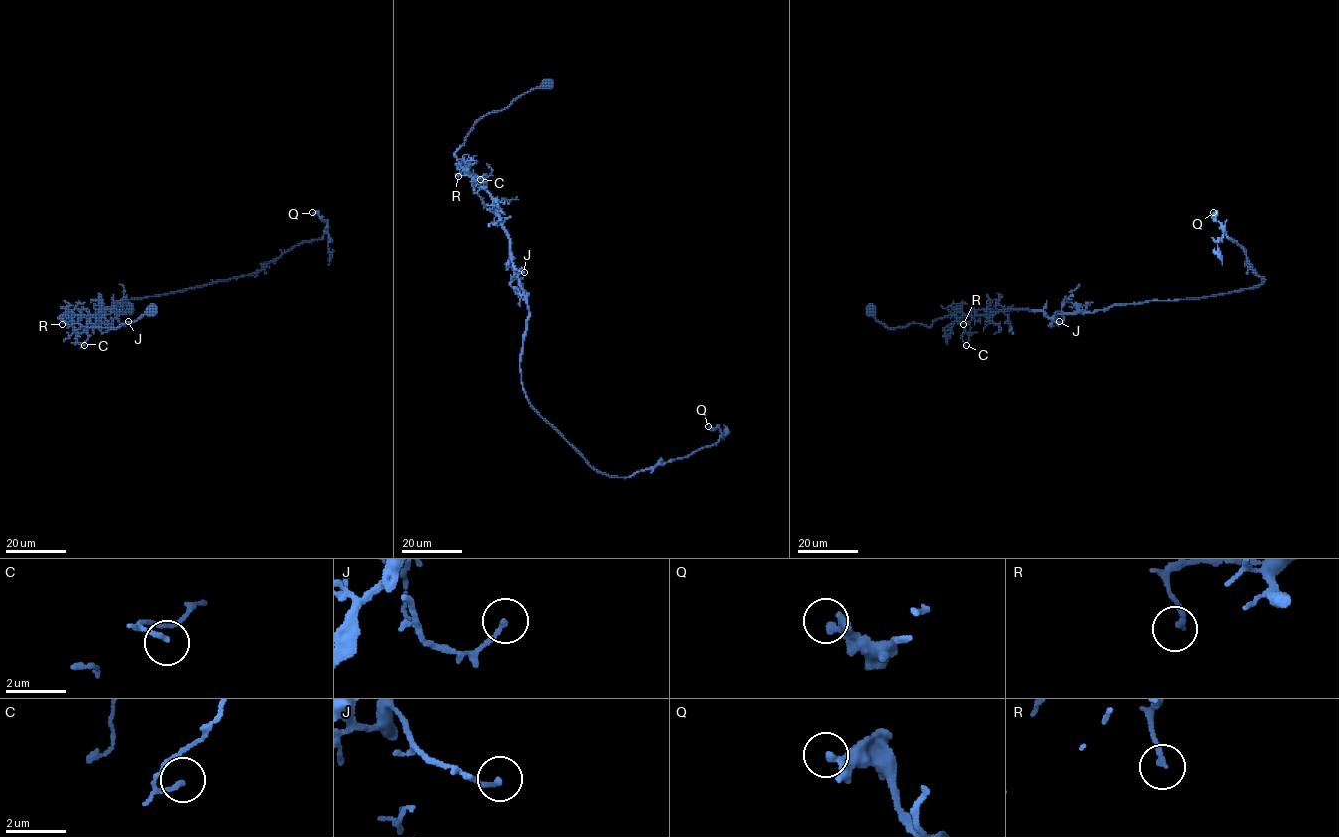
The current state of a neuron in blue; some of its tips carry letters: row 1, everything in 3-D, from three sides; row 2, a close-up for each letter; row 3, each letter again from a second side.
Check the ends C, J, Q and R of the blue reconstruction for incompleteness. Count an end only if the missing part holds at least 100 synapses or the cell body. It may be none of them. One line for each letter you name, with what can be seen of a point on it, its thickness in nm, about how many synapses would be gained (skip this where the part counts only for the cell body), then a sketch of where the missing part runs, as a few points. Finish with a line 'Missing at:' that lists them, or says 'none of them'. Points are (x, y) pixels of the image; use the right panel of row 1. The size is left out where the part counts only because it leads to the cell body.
Missing at: none of them

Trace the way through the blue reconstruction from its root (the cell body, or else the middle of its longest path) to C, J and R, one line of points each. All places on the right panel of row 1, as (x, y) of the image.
C: (872, 311), (890, 328), (912, 323), (930, 327), (957, 312), (974, 316), (965, 325), (966, 345)
J: (872, 311), (890, 328), (912, 323), (930, 327), (957, 312), (975, 316), (1018, 309), (1042, 311), (1059, 321)
R: (872, 311), (879, 322), (890, 328), (912, 323), (930, 327), (935, 320), (957, 312), (963, 315), (963, 324)

